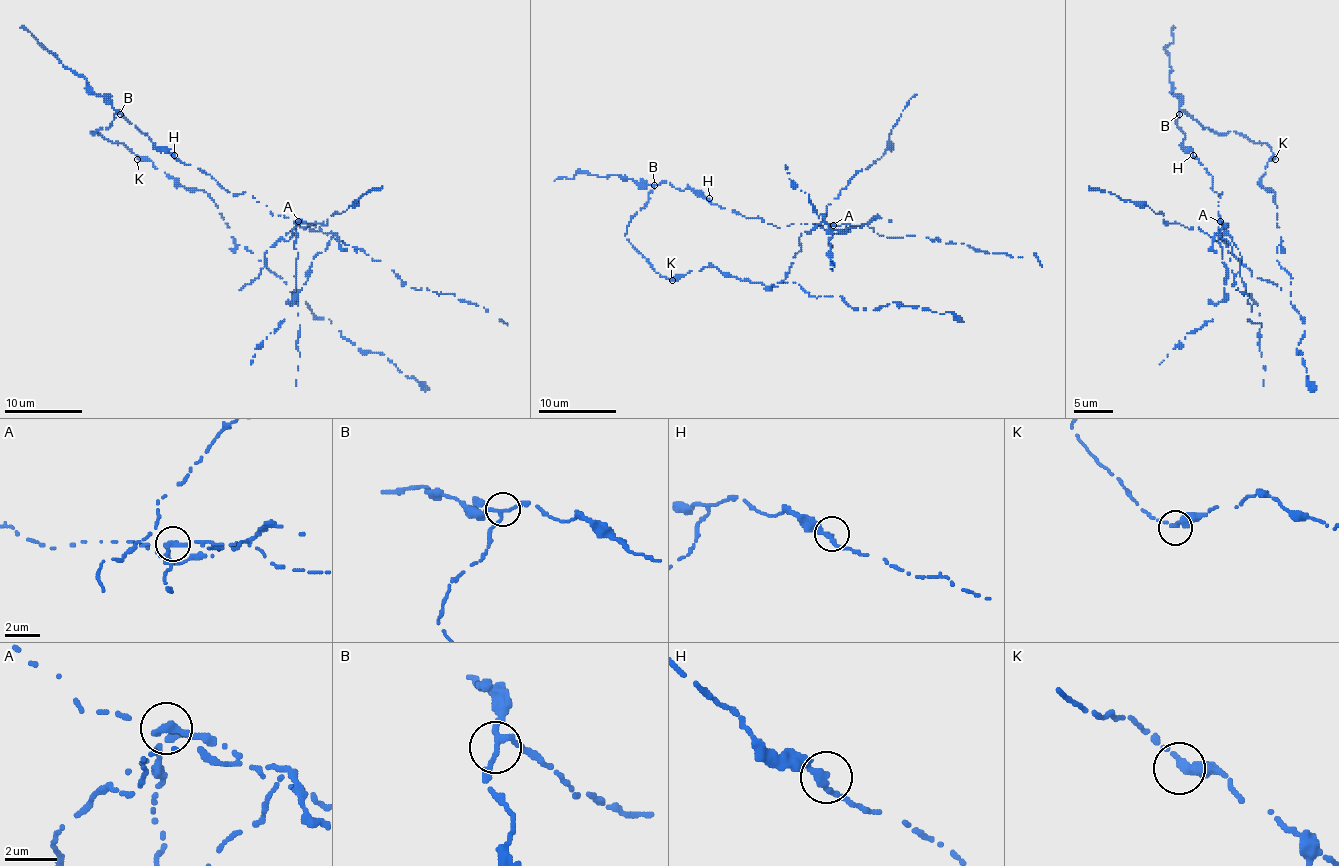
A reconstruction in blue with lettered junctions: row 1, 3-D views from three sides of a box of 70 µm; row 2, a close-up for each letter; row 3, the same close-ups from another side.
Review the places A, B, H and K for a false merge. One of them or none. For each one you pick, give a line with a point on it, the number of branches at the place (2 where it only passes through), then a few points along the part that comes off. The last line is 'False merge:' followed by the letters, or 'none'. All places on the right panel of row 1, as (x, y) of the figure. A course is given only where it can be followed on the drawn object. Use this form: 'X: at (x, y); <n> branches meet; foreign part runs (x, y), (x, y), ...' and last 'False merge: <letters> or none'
A: at (1220, 221); 3 branches meet; foreign part runs (1220, 221), (1228, 225), (1218, 233), (1226, 268), (1224, 298), (1214, 305), (1210, 321), (1189, 333), (1159, 364)
False merge: A

